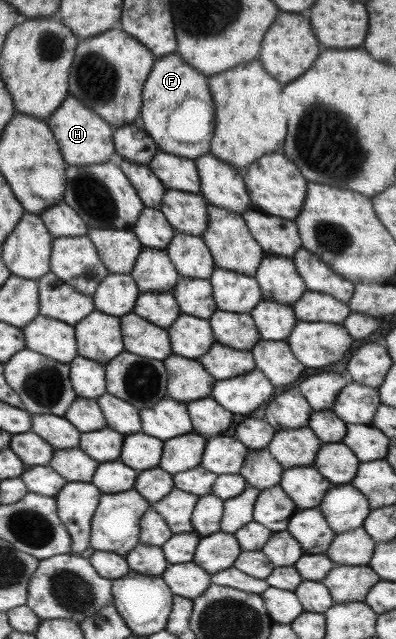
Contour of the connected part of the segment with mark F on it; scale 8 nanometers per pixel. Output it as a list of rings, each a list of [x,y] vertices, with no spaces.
[[[175,53],[154,59],[151,72],[143,85],[141,93],[142,104],[138,116],[138,124],[155,142],[159,151],[193,160],[197,159],[200,155],[208,153],[212,133],[207,134],[205,139],[192,144],[177,142],[171,139],[166,133],[168,116],[178,104],[190,98],[199,99],[205,103],[205,105],[208,105],[209,109],[214,109],[205,76],[201,76],[201,74],[195,72],[194,68],[187,66]]]

